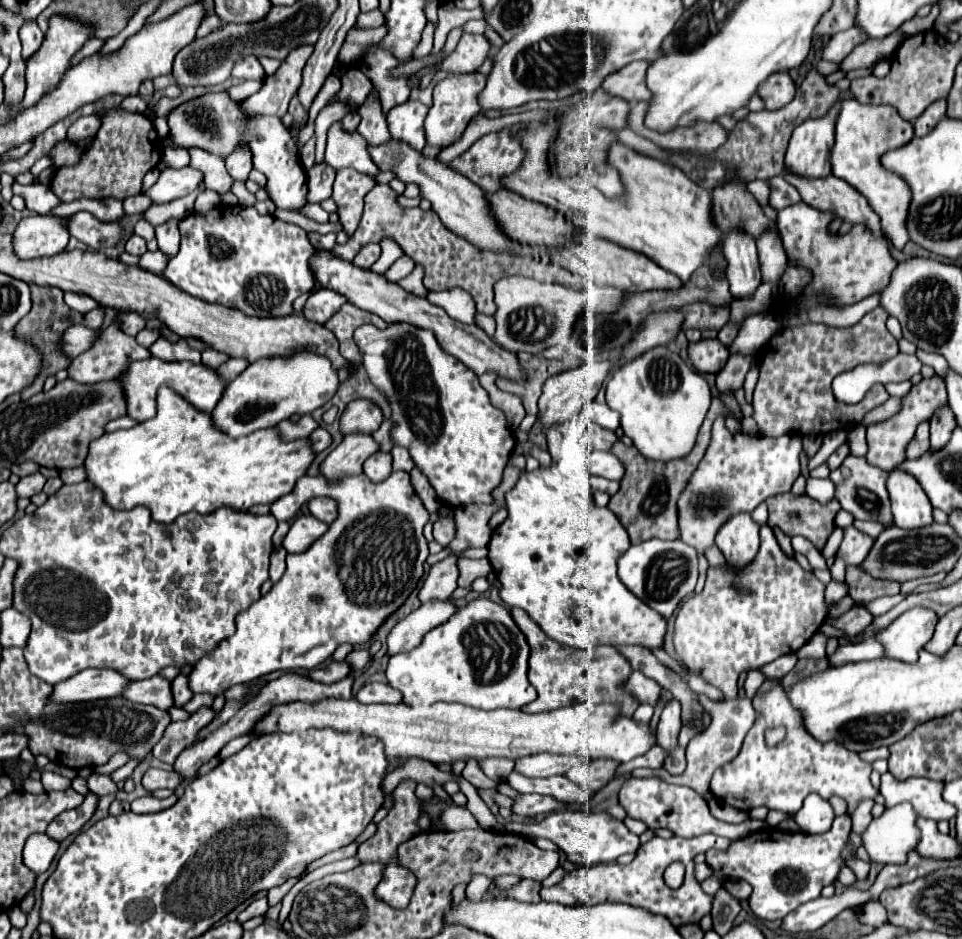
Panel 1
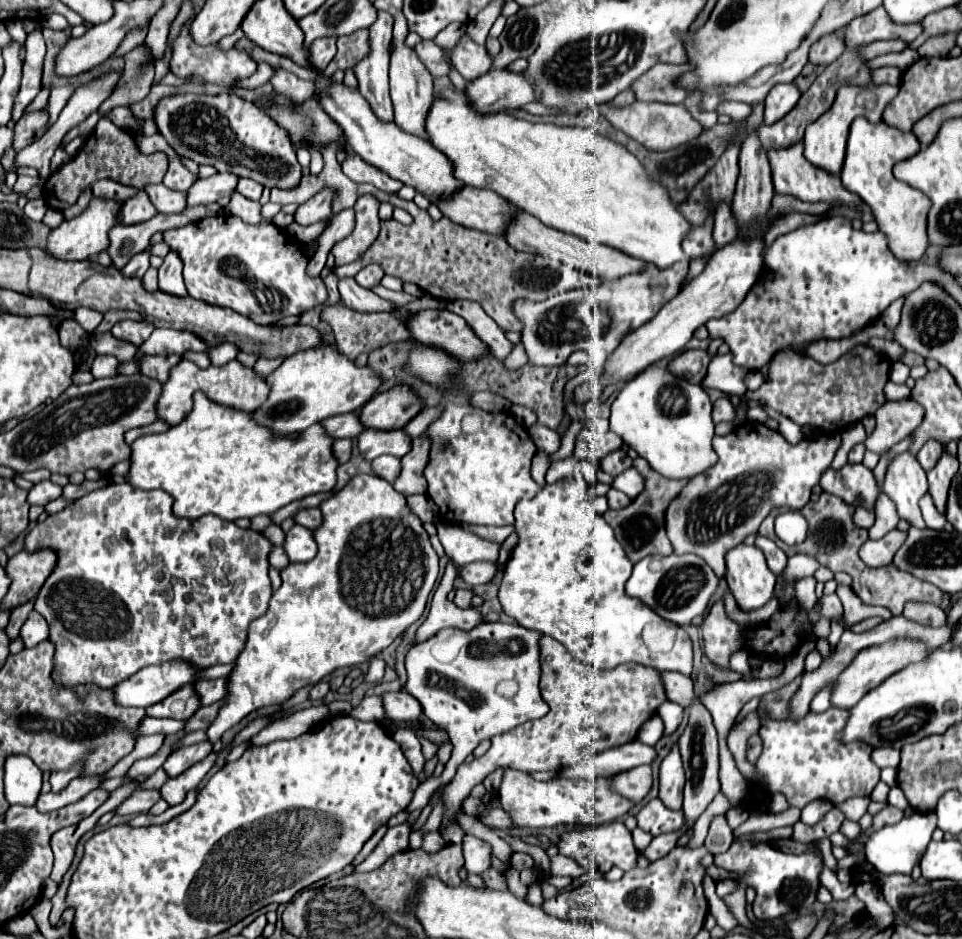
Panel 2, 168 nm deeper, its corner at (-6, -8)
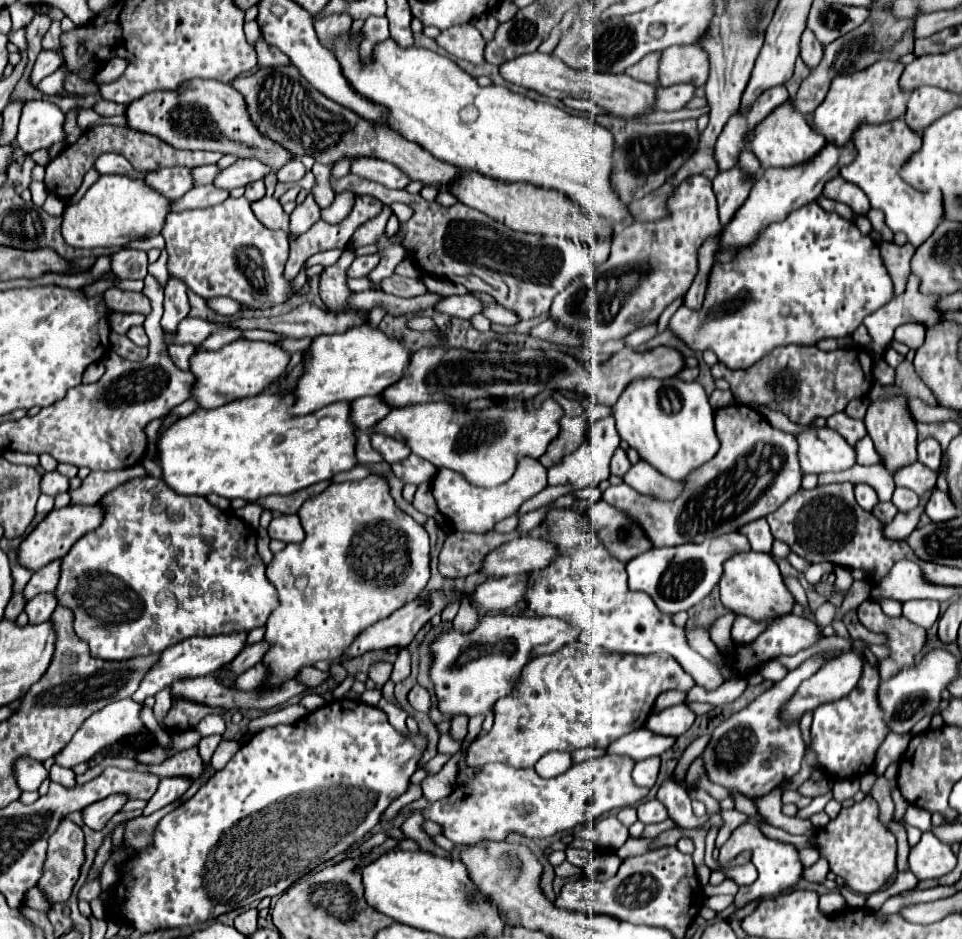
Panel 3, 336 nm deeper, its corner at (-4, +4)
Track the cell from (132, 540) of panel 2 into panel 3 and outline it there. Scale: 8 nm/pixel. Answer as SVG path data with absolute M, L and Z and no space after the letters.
M141 476L131 478L123 484L119 484L115 490L109 490L101 500L99 506L103 506L103 522L95 532L87 532L87 536L79 538L71 552L61 560L61 578L57 588L53 590L53 596L57 604L69 608L73 612L73 628L79 640L89 644L89 652L93 658L101 660L131 660L135 656L149 656L155 652L163 652L163 648L177 644L179 640L185 640L187 636L219 636L219 634L235 634L235 632L251 632L253 628L261 628L267 622L267 616L271 614L271 608L277 604L277 590L265 576L265 564L257 554L257 532L241 522L235 514L225 514L223 510L215 508L201 496L179 496L171 492L167 484L159 478Z

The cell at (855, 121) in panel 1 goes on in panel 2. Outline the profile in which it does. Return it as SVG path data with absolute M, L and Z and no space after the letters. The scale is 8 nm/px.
M857 118L851 124L849 140L847 140L847 156L841 170L843 186L857 194L873 212L873 218L879 230L887 236L891 252L903 260L913 262L921 260L929 246L927 238L927 214L929 214L929 198L911 188L905 182L899 182L893 176L893 166L905 158L911 158L919 152L919 140L913 132L901 132L897 128L887 126L885 122L871 124L865 118Z

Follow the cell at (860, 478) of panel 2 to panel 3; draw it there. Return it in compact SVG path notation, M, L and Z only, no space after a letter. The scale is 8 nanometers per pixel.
M811 426L807 432L797 436L799 440L799 458L805 474L821 472L843 472L857 464L855 448L843 440L831 428Z

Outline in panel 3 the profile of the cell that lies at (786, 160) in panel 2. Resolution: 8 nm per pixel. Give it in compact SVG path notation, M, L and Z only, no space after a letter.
M785 102L775 112L771 112L771 116L767 116L761 124L755 126L751 150L755 152L755 156L759 156L763 168L767 170L767 168L777 168L777 166L789 168L789 166L805 164L811 158L815 158L825 148L825 144L827 140L823 140L823 136L811 130L811 126L805 122L805 116L797 112L789 102Z

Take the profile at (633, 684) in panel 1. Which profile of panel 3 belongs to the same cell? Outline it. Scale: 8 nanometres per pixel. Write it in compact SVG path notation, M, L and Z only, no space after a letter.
M677 704L647 718L645 726L655 734L679 736L691 728L693 720L695 720L695 714L685 704Z

